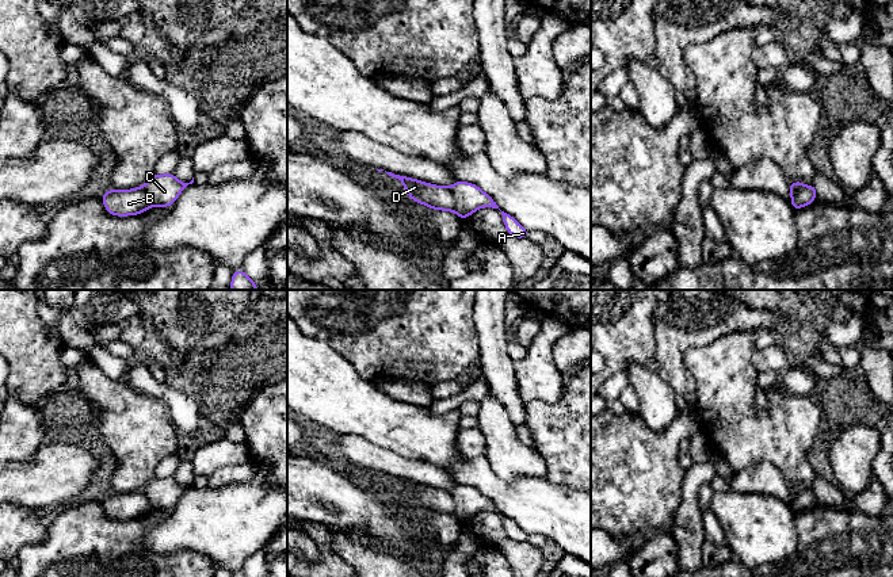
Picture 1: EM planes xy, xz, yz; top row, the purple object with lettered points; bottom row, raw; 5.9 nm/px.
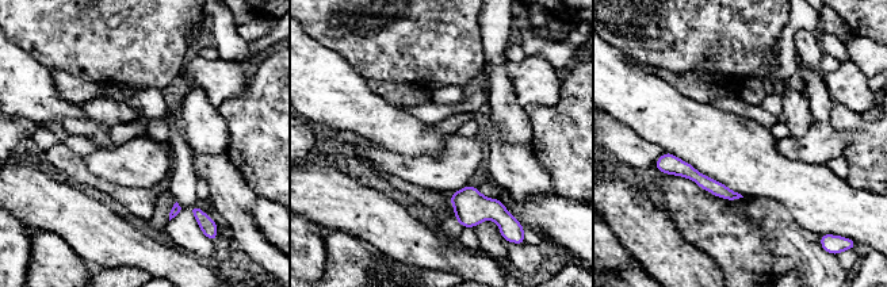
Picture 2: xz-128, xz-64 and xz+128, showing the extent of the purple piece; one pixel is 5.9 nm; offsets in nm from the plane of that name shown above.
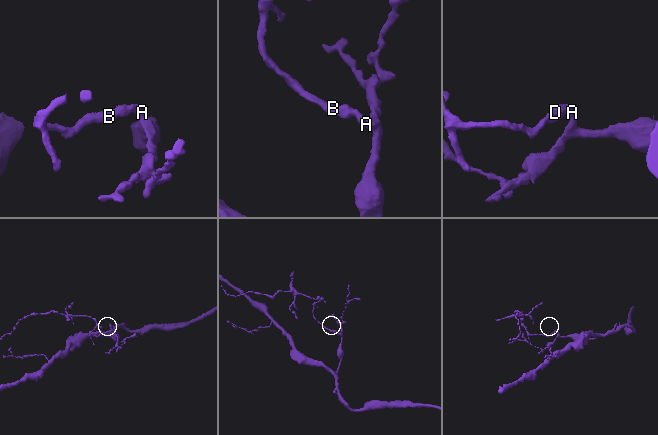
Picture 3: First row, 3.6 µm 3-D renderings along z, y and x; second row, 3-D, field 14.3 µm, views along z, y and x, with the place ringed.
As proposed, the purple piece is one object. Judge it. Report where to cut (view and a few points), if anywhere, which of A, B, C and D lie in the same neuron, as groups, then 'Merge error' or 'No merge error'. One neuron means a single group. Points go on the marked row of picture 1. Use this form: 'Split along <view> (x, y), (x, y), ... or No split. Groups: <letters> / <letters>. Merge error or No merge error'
Split along xz (449, 188), (454, 201), (453, 210). Groups: A C / B D. Merge error

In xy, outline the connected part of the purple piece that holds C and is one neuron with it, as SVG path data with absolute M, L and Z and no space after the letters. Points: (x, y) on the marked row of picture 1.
M173 173L153 175L145 183L145 191L156 207L169 207L176 202L180 192L194 183L194 177L190 183L184 183L176 179Z

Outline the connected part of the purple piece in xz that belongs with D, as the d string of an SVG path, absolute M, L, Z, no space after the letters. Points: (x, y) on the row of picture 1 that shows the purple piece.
M392 172L386 173L400 180L400 183L407 188L407 195L413 199L415 203L425 205L432 210L454 210L455 200L449 187L430 184L413 177L394 175Z

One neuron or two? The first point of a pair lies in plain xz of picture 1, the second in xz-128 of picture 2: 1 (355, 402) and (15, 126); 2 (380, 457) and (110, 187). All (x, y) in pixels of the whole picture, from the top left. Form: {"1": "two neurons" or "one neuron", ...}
{"1": "two neurons", "2": "two neurons"}

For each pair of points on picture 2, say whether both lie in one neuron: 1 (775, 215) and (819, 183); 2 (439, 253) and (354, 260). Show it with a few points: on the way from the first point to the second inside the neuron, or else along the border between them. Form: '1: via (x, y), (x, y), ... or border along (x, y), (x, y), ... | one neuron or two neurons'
1: border along (754, 199), (780, 202), (802, 226), (809, 229) | two neurons
2: border along (356, 237), (362, 238), (381, 257) | two neurons

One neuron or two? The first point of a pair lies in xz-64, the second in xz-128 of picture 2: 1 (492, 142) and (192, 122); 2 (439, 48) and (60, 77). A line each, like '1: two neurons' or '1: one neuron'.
1: two neurons
2: two neurons

